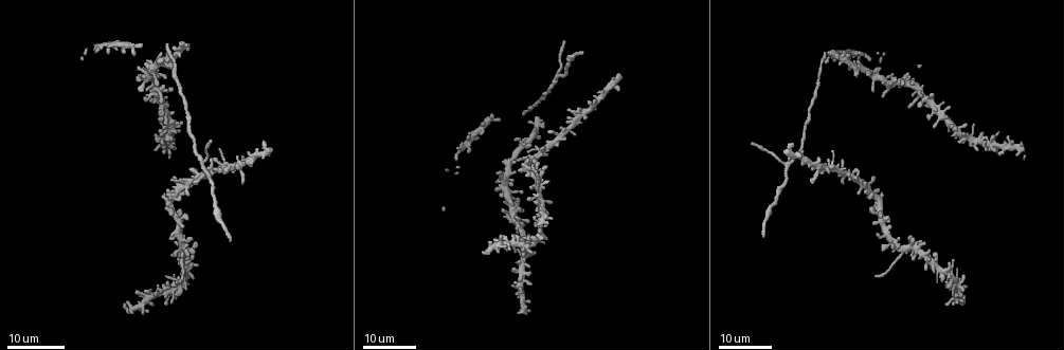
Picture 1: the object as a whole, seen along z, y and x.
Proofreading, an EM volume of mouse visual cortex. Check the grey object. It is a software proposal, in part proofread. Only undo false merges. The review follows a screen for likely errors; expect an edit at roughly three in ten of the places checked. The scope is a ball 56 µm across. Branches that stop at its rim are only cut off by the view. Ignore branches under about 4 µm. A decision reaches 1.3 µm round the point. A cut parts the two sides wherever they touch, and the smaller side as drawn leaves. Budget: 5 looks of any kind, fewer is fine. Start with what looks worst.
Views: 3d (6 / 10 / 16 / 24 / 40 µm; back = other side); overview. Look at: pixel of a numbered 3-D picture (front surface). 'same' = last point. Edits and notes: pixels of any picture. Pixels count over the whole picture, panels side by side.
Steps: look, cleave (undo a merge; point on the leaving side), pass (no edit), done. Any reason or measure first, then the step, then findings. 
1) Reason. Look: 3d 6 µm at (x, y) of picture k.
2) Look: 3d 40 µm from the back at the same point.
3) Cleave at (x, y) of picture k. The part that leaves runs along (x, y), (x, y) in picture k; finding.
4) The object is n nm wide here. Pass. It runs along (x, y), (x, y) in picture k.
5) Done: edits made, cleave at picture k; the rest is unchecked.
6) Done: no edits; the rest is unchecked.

Small branch off a trunk. Look: 3d 16 µm at (537, 194) of picture 1.

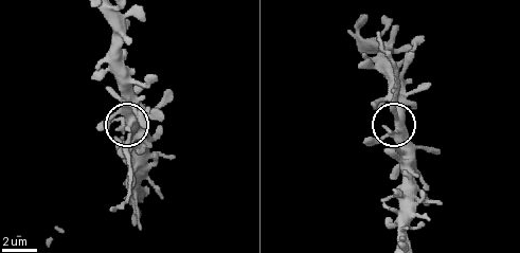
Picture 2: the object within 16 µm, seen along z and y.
Closer look. Look: 3d 6 µm at (400, 124) of picture 2.

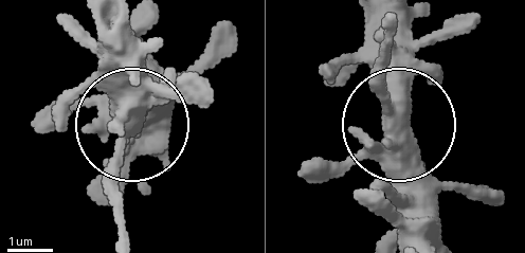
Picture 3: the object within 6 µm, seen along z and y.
Cleave at (122, 204) of picture 3. The part that leaves runs along (119, 165), (119, 230) in picture 3; two neurons meet here.

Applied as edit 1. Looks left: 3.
Redraw. Look: overview.

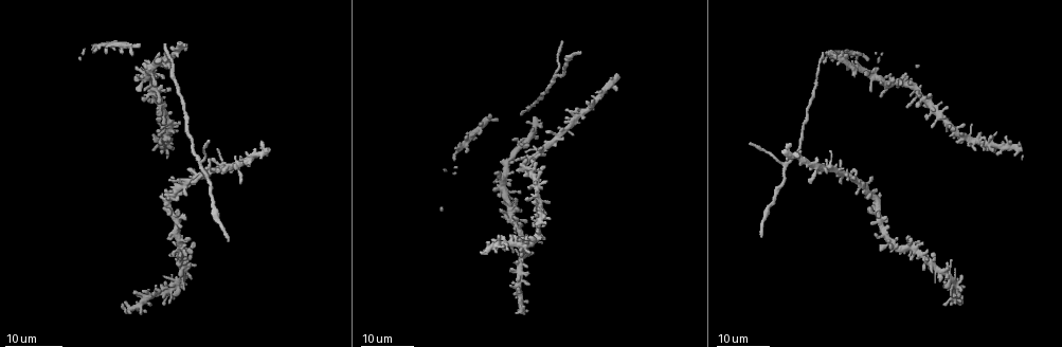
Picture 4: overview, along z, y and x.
Look: 3d 24 µm at (220, 171) of picture 4.

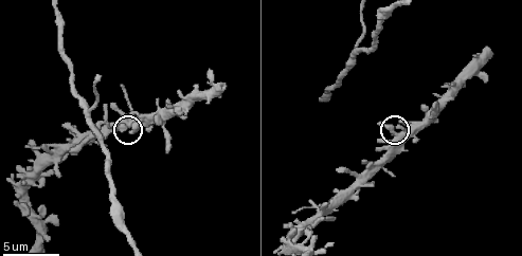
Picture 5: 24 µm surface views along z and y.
Look: 3d 6 µm at (125, 129) of picture 5.

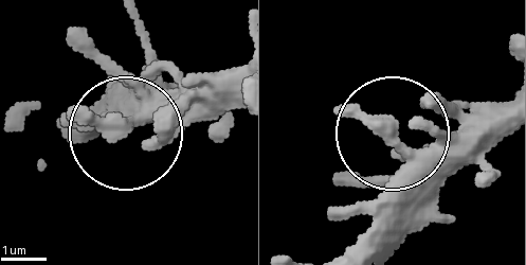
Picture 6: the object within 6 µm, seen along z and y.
The object is 310 nm wide here. Pass. All the same neuron.

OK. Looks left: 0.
Done: edits made, cleave at picture 3; the rest is unchecked.

